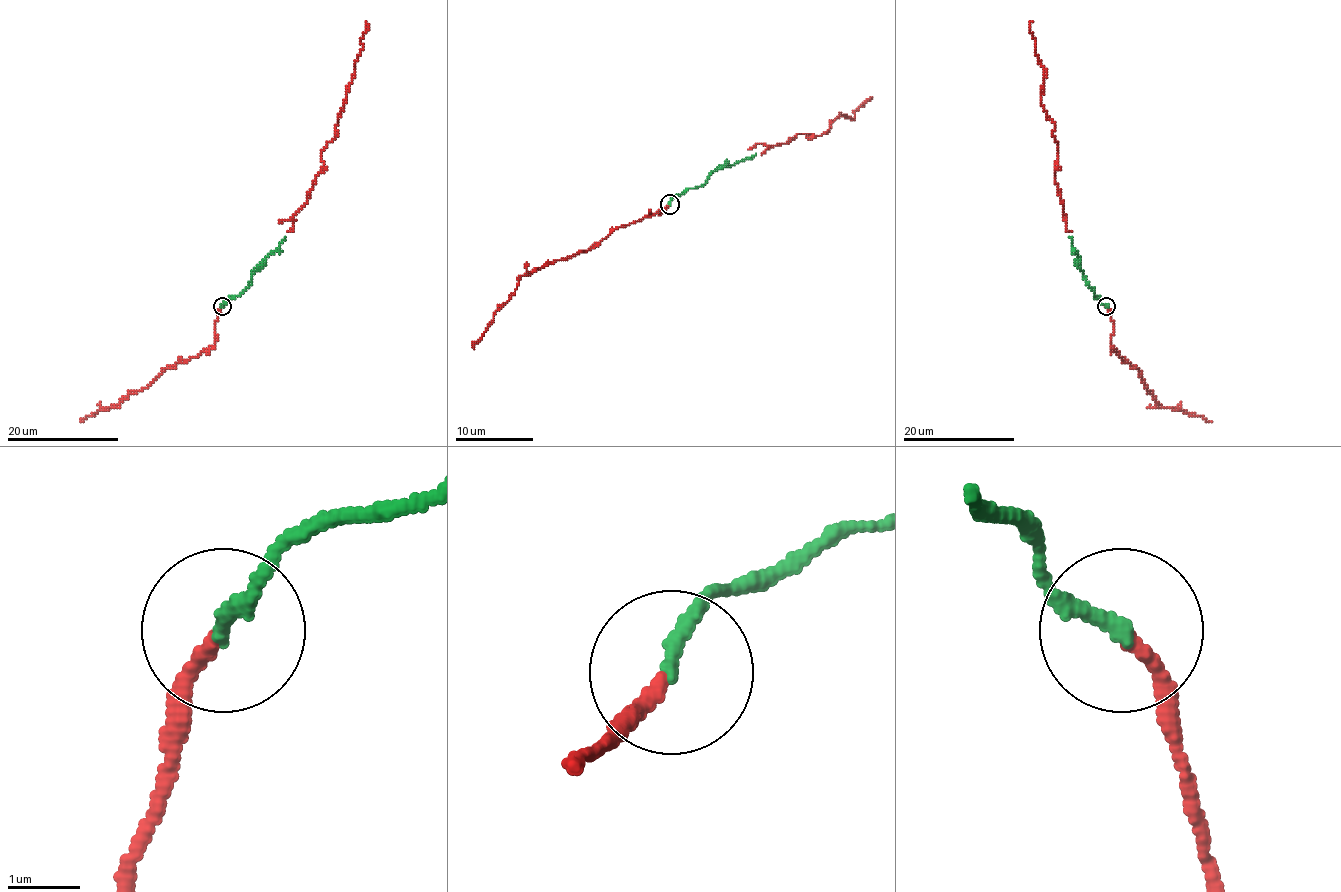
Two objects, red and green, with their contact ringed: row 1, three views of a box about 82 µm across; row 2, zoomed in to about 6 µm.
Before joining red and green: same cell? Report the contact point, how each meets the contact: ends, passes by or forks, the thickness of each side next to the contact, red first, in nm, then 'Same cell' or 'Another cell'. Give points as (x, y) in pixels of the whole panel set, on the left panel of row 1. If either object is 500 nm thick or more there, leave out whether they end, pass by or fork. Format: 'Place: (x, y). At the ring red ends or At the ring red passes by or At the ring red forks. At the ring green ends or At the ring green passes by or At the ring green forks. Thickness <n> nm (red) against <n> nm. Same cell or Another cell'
Place: (222, 306). At the ring red ends. At the ring green ends. Thickness 200 nm (red) against 240 nm. Same cell

